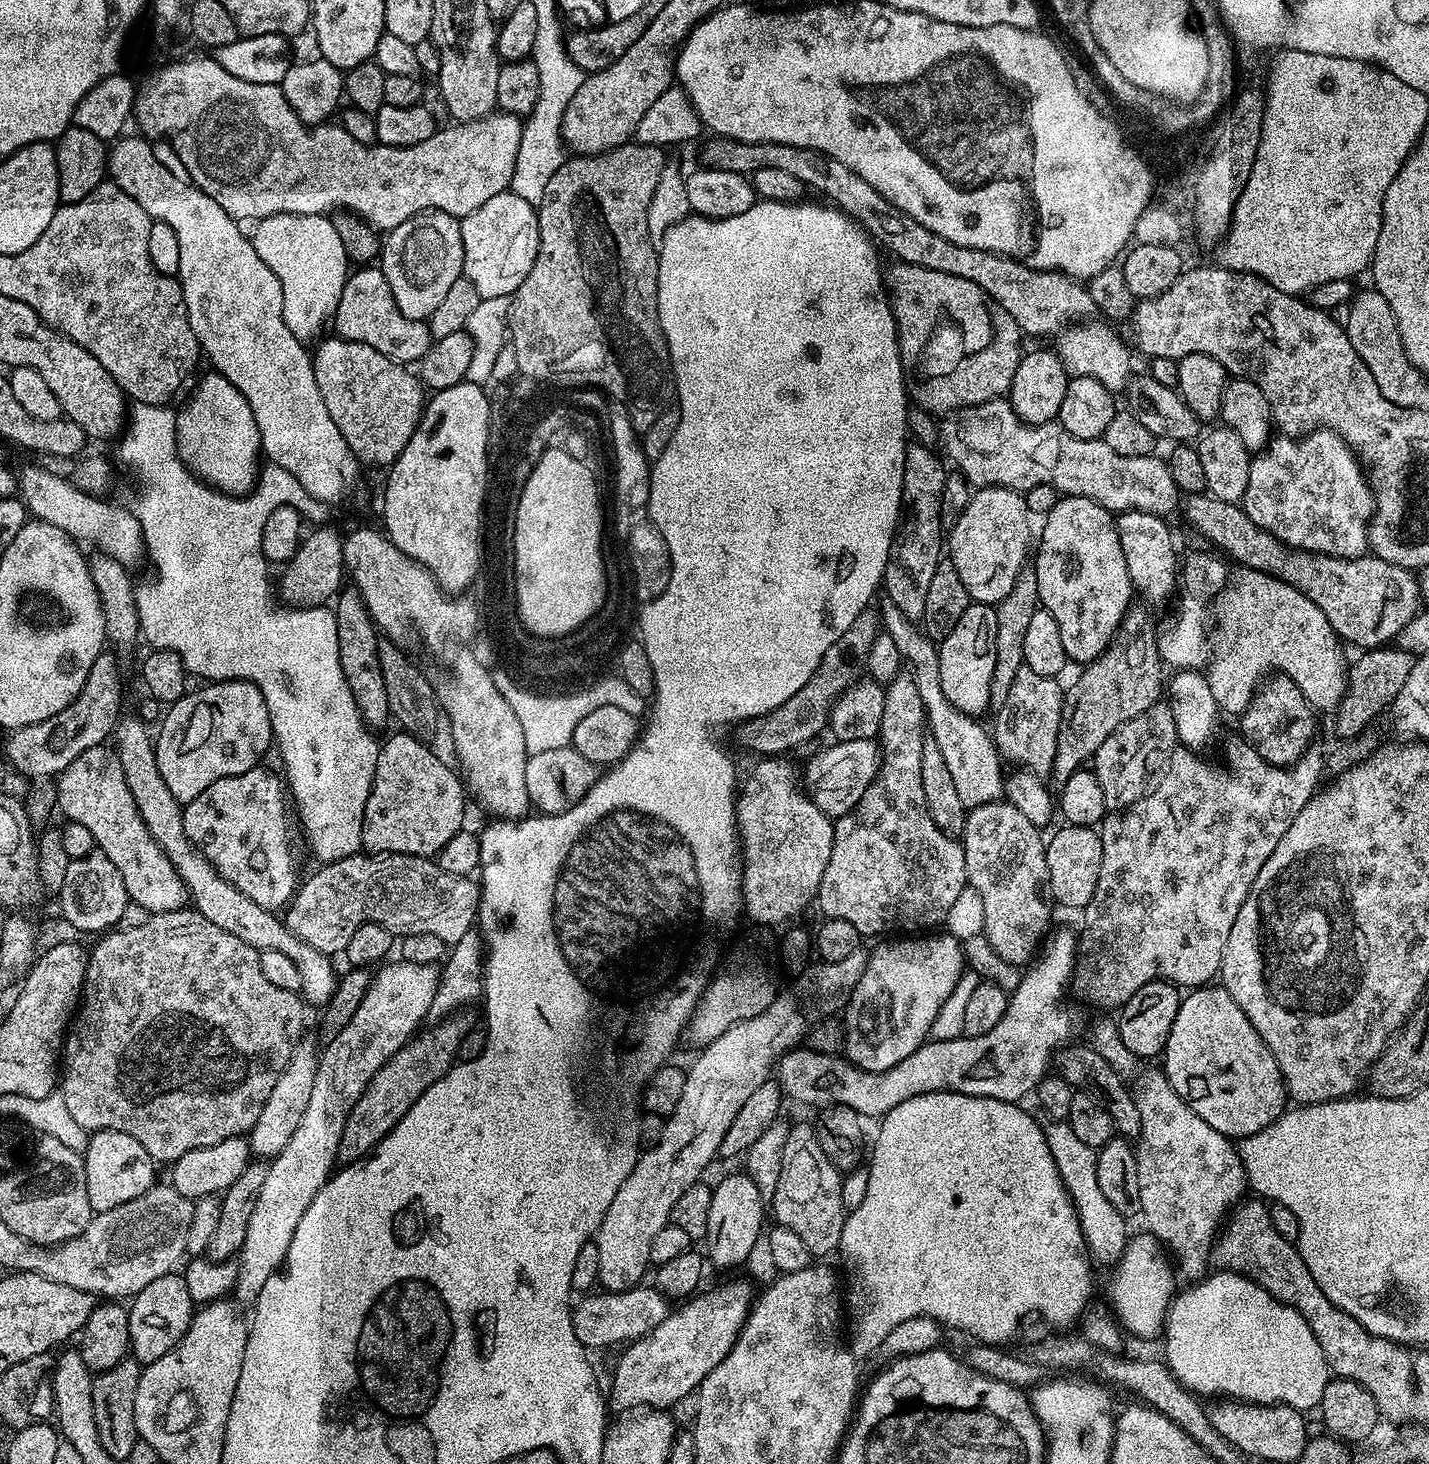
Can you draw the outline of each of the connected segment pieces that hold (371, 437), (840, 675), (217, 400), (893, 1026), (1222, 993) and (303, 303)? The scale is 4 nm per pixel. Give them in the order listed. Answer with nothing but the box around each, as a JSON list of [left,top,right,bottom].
[[312,336,426,468],[738,607,881,757],[176,370,262,496],[842,934,966,1072],[1162,986,1286,1138],[250,214,350,342]]

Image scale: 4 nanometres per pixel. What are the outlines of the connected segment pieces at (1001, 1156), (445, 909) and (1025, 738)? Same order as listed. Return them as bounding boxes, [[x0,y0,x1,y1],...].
[[838,1092,1092,1358],[282,854,480,954],[992,667,1065,778]]

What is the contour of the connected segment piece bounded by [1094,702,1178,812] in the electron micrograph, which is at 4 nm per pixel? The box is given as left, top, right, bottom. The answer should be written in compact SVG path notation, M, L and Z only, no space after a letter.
M1164 702L1150 706L1145 712L1130 718L1121 728L1114 730L1114 734L1110 734L1110 738L1106 738L1102 746L1098 746L1094 757L1094 771L1102 786L1105 809L1108 812L1123 812L1125 808L1141 800L1146 791L1144 767L1147 766L1148 759L1155 752L1167 753L1175 749L1177 744L1174 714Z

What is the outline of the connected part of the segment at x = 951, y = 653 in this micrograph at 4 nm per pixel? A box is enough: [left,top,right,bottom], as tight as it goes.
[938,603,998,718]

